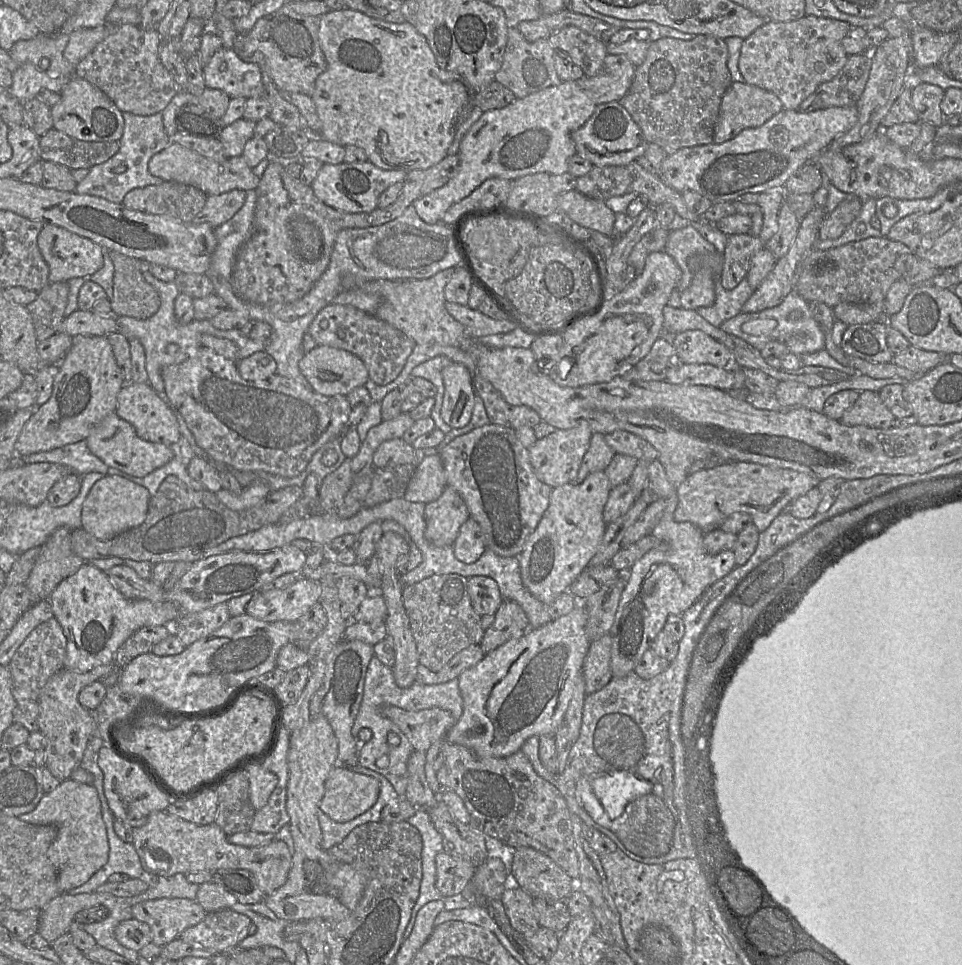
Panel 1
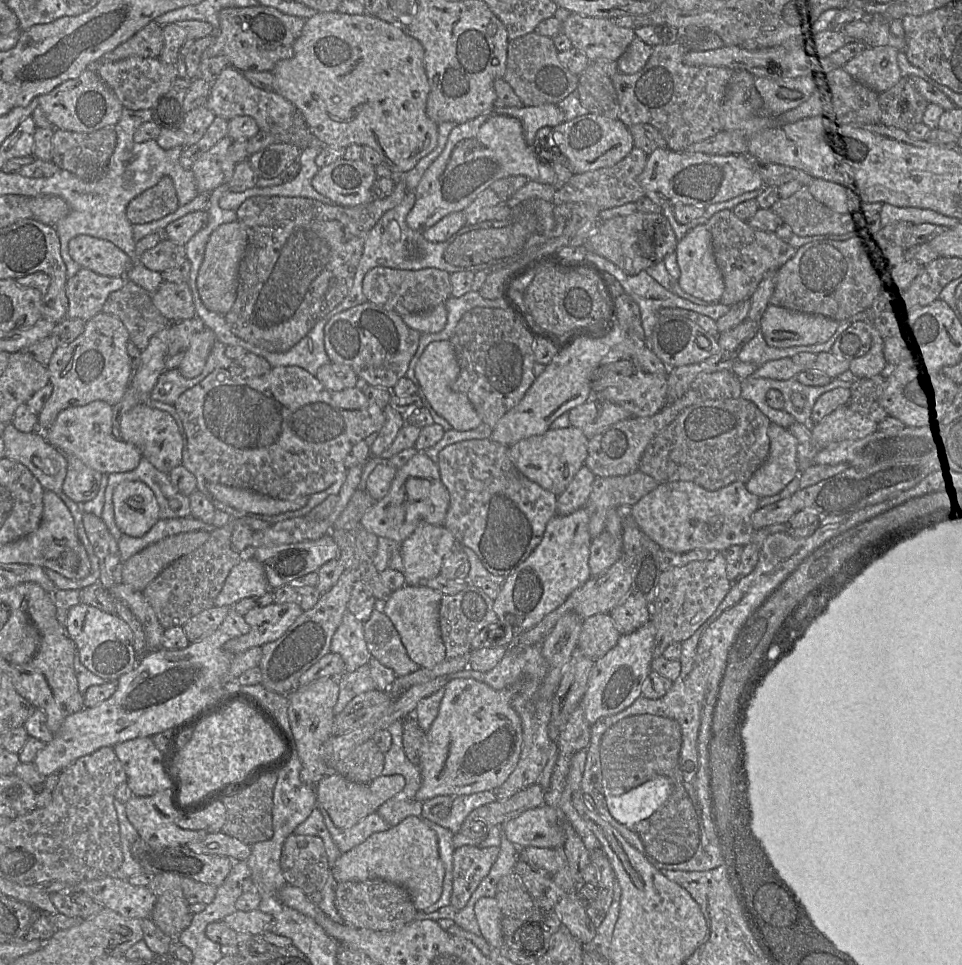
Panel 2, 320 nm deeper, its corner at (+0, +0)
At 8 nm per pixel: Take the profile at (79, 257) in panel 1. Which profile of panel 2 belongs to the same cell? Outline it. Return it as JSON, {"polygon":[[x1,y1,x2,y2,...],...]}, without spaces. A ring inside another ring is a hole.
{"polygon":[[89,235,72,238,68,250,72,259,81,267,108,277,123,277,134,264,112,242]]}

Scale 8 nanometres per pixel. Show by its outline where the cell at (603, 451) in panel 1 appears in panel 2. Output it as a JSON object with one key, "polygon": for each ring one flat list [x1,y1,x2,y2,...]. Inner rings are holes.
{"polygon":[[586,465,582,466,565,491,557,497,557,514,567,516,585,507,595,478]]}

